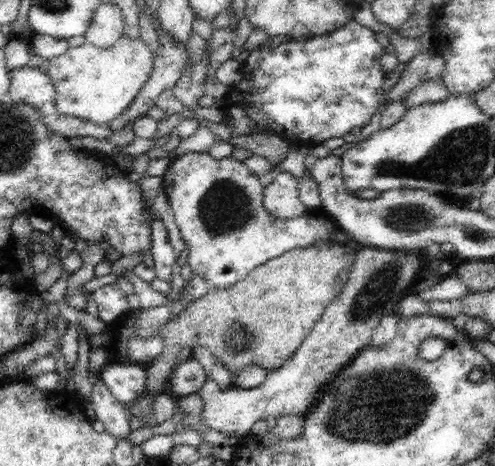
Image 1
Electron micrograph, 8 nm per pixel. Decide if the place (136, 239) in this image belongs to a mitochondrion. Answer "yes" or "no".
no

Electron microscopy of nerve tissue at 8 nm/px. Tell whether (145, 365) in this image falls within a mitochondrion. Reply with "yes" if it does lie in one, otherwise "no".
no

